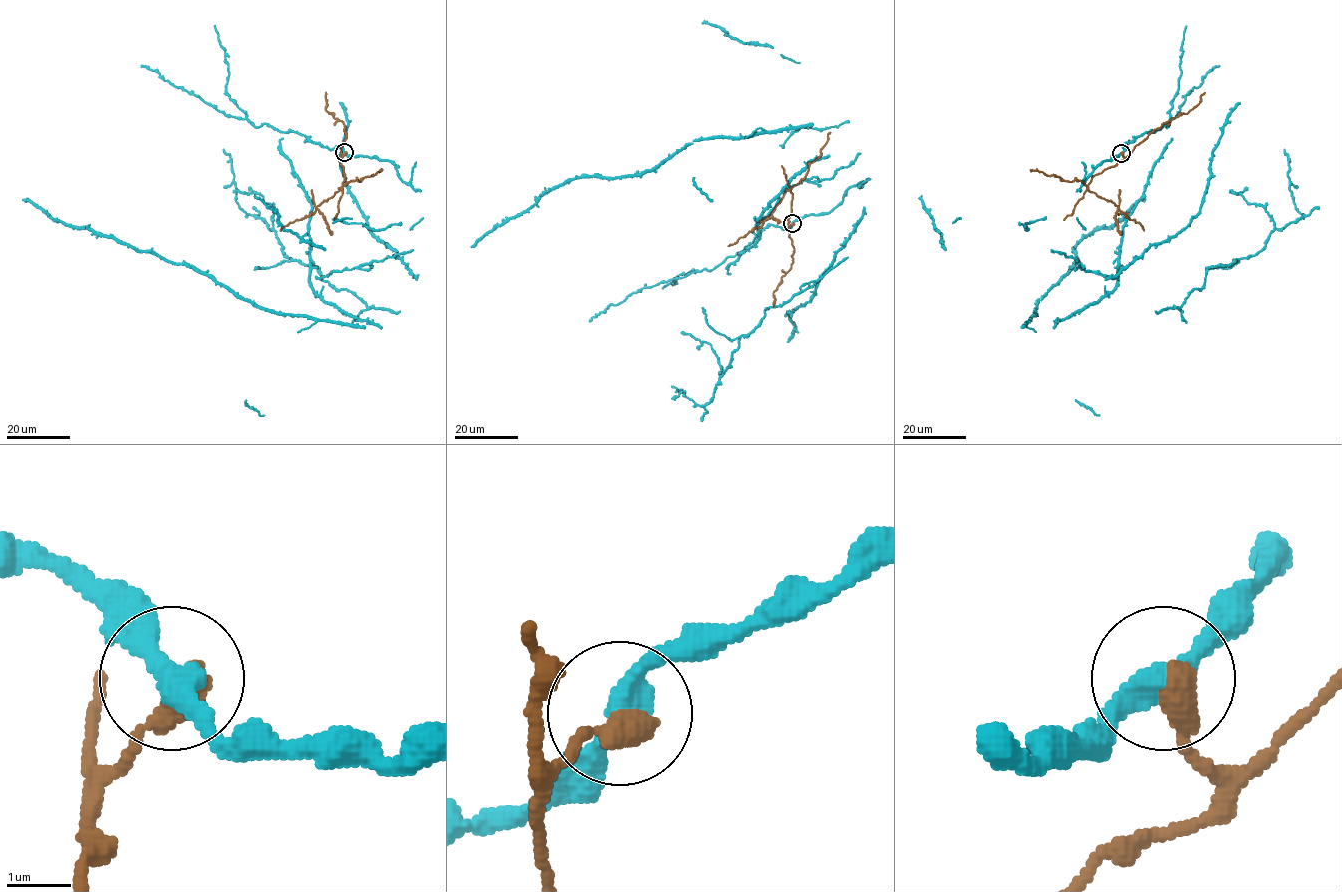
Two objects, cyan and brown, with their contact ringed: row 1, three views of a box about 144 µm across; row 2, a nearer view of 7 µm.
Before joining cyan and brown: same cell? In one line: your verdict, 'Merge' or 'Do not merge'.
Do not merge

